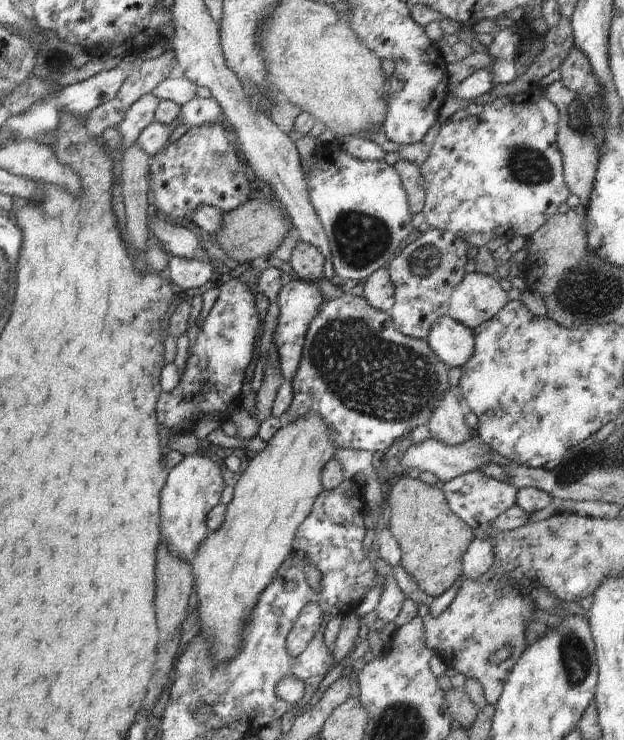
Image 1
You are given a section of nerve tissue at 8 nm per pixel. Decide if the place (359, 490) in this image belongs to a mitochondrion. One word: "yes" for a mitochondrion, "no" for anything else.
no

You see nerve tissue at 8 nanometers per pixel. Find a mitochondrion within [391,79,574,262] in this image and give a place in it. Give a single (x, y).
(527, 166)

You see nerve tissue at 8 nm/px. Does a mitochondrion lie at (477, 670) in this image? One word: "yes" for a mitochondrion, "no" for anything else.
no

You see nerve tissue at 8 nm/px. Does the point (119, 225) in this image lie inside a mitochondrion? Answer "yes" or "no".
no

